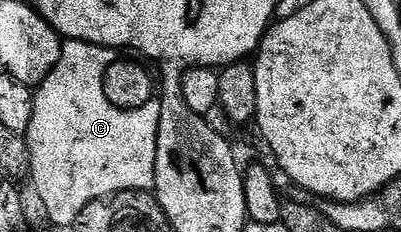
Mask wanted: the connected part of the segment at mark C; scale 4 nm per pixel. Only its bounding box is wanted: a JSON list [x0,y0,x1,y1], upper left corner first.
[25,41,160,214]

